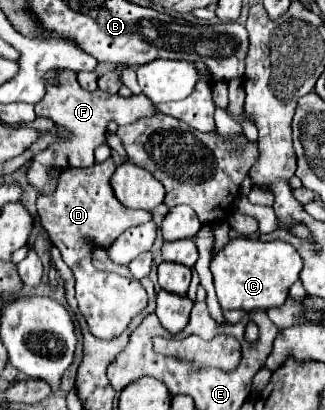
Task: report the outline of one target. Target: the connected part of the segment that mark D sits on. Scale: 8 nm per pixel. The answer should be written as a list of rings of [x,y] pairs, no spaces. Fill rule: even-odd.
[[[112,158],[96,162],[88,168],[64,170],[58,178],[58,186],[52,194],[38,196],[38,216],[42,228],[48,232],[52,244],[60,250],[64,262],[76,276],[76,300],[82,316],[86,318],[90,332],[96,338],[112,340],[120,336],[130,320],[146,308],[146,290],[138,280],[120,278],[112,272],[98,272],[92,266],[92,246],[112,244],[124,230],[150,222],[152,214],[146,210],[132,210],[122,206],[112,194],[108,178],[112,178],[116,164]],[[92,240],[92,242],[86,242]]]

